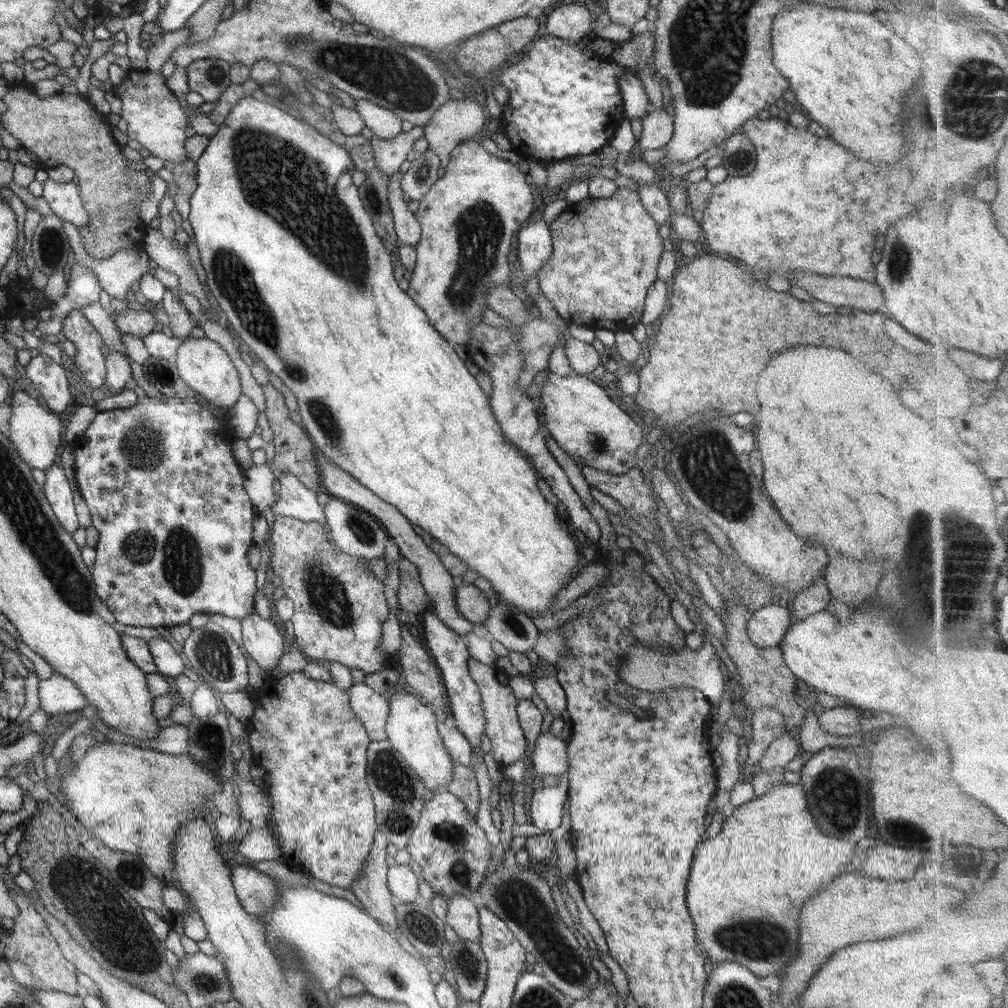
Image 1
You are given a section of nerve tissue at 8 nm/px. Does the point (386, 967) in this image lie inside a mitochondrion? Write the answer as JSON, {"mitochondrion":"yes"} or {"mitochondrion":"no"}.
{"mitochondrion":"yes"}

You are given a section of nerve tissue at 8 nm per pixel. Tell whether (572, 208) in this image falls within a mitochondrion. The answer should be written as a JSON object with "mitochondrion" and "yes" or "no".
{"mitochondrion":"no"}

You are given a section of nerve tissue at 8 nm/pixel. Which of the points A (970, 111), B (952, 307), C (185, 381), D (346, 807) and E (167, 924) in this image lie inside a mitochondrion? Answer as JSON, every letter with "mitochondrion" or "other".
{"A":"mitochondrion","B":"other","C":"other","D":"other","E":"other"}

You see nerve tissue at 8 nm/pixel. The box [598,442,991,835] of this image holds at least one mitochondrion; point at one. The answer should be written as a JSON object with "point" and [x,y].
{"point":[837,796]}

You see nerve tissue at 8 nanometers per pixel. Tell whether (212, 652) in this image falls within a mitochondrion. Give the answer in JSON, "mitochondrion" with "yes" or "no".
{"mitochondrion":"yes"}

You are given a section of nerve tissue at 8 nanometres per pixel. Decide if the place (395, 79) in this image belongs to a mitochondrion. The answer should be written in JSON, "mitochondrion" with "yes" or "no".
{"mitochondrion":"yes"}

